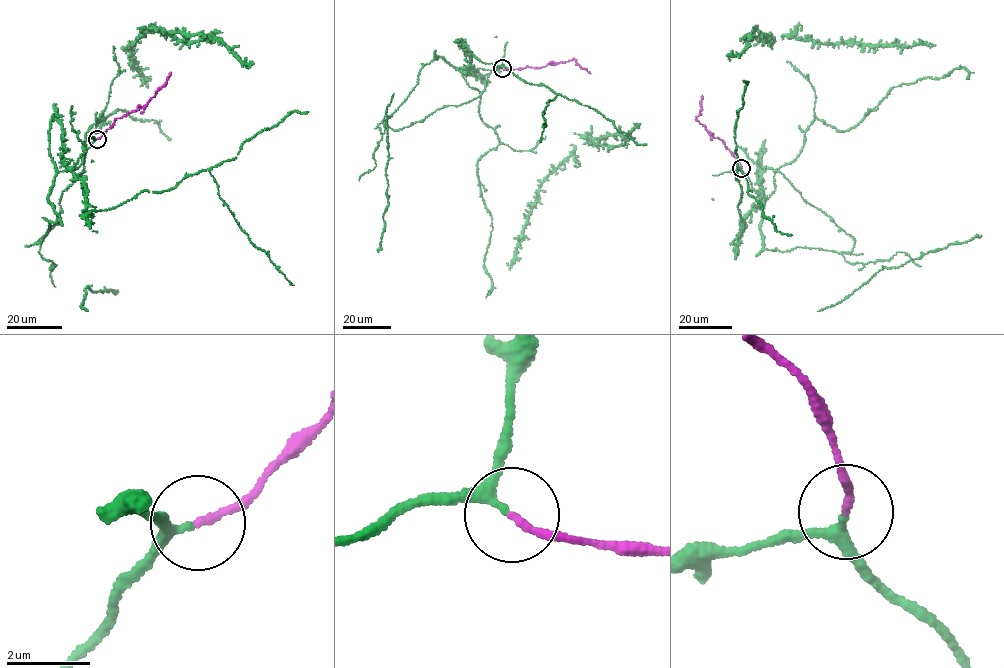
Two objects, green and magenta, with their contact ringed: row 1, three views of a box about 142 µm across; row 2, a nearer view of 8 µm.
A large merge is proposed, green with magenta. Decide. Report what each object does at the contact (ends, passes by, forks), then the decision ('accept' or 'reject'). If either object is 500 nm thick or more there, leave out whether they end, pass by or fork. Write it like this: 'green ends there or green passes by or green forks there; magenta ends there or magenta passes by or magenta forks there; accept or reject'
green passes by; magenta ends there; accept

